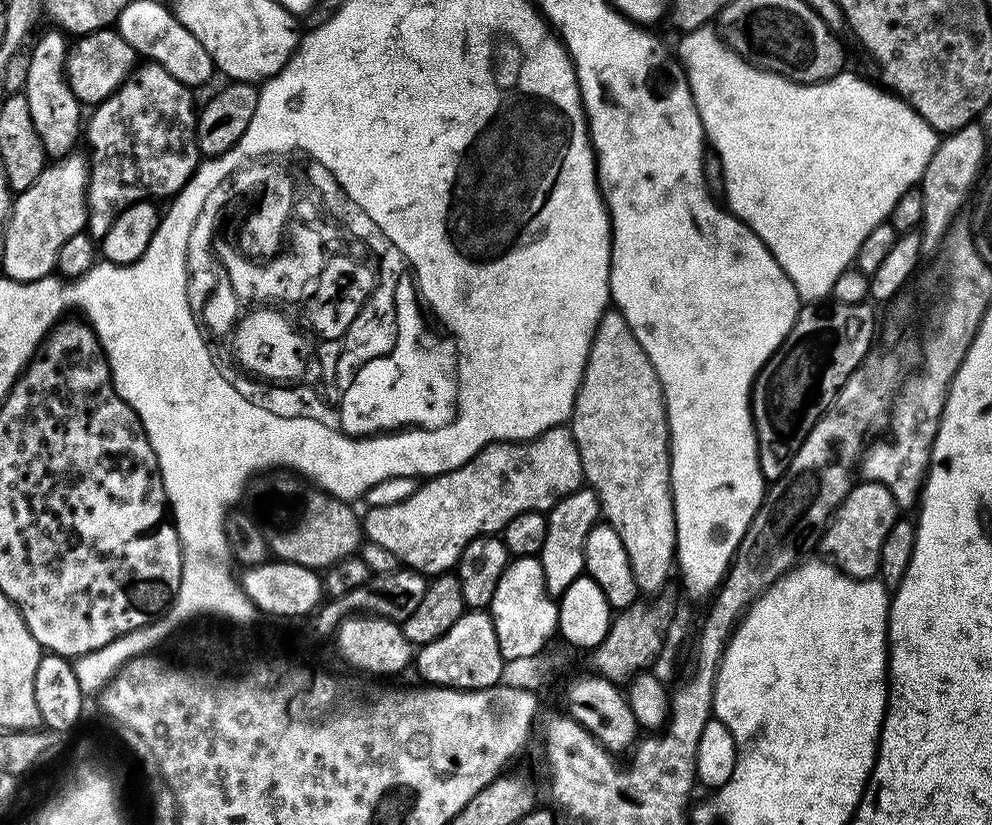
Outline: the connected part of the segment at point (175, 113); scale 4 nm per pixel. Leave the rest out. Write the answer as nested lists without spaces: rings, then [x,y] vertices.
[[[141,63],[132,69],[132,73],[120,83],[120,88],[110,94],[101,104],[91,109],[92,117],[86,120],[86,140],[92,151],[88,166],[88,190],[86,203],[88,219],[86,231],[93,238],[102,238],[126,206],[135,200],[147,200],[149,197],[175,197],[183,190],[192,177],[202,157],[196,146],[197,105],[192,105],[193,93],[187,84],[178,82],[161,64]]]

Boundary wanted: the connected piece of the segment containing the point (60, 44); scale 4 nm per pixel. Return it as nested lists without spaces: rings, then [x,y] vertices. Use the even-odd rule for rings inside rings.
[[[60,30],[48,32],[33,48],[30,48],[30,74],[26,74],[26,86],[23,93],[34,122],[34,130],[42,142],[45,153],[52,158],[63,158],[73,151],[76,139],[82,136],[82,105],[70,90],[64,79],[64,60],[70,47],[65,33]]]

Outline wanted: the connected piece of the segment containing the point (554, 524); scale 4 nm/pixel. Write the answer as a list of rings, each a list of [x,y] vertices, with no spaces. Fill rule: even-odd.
[[[582,486],[574,494],[562,498],[546,514],[548,525],[546,526],[546,542],[538,557],[542,566],[542,574],[546,578],[546,590],[558,598],[579,576],[585,575],[584,547],[590,530],[596,527],[601,519],[600,503],[593,488]]]

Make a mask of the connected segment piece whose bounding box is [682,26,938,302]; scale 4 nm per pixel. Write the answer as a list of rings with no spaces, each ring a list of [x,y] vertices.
[[[703,26],[696,31],[689,32],[683,37],[684,56],[682,67],[688,77],[688,85],[692,91],[694,102],[698,106],[716,104],[716,144],[714,151],[720,156],[722,170],[724,171],[723,195],[728,196],[727,211],[738,217],[745,226],[754,230],[758,238],[774,254],[778,266],[790,278],[795,286],[796,293],[804,302],[824,302],[832,295],[834,282],[838,282],[838,274],[853,267],[858,250],[862,242],[866,242],[866,234],[874,230],[874,226],[885,223],[891,217],[894,206],[902,194],[919,185],[922,174],[926,170],[926,162],[934,154],[938,143],[938,134],[925,120],[910,107],[906,101],[883,87],[875,88],[868,80],[855,76],[849,70],[841,71],[840,75],[826,80],[822,84],[798,84],[795,80],[787,80],[784,76],[777,76],[763,68],[755,68],[748,61],[743,60],[736,53],[735,48],[729,48],[724,37],[712,26]]]

